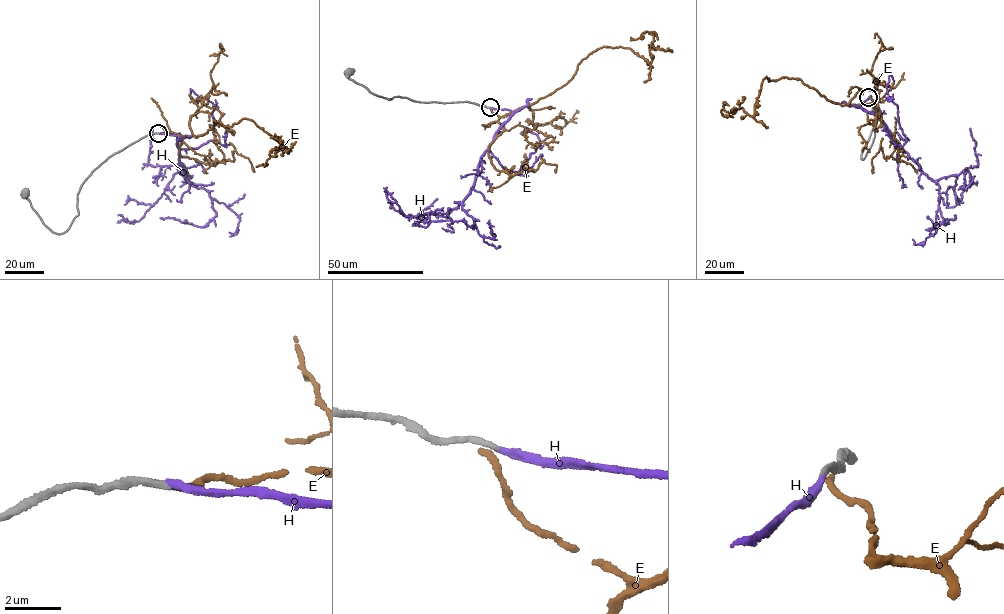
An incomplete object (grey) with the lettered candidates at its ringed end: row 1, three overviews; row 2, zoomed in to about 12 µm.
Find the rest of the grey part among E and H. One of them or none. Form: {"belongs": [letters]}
{"belongs": ["H"]}

